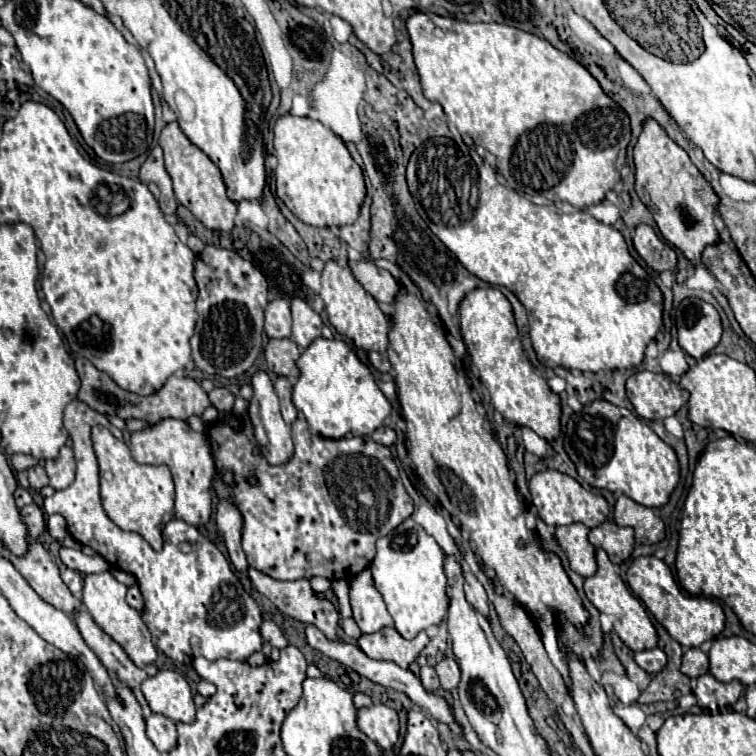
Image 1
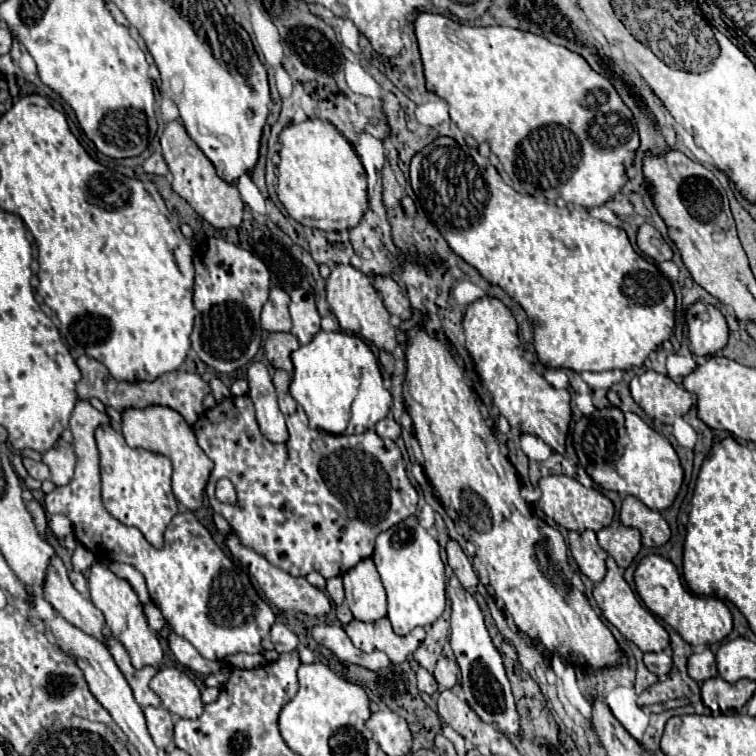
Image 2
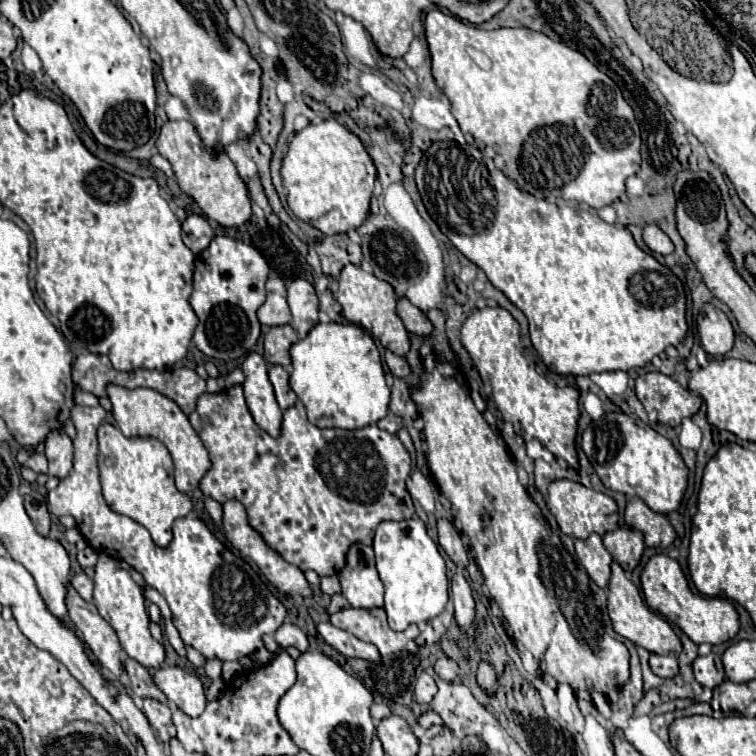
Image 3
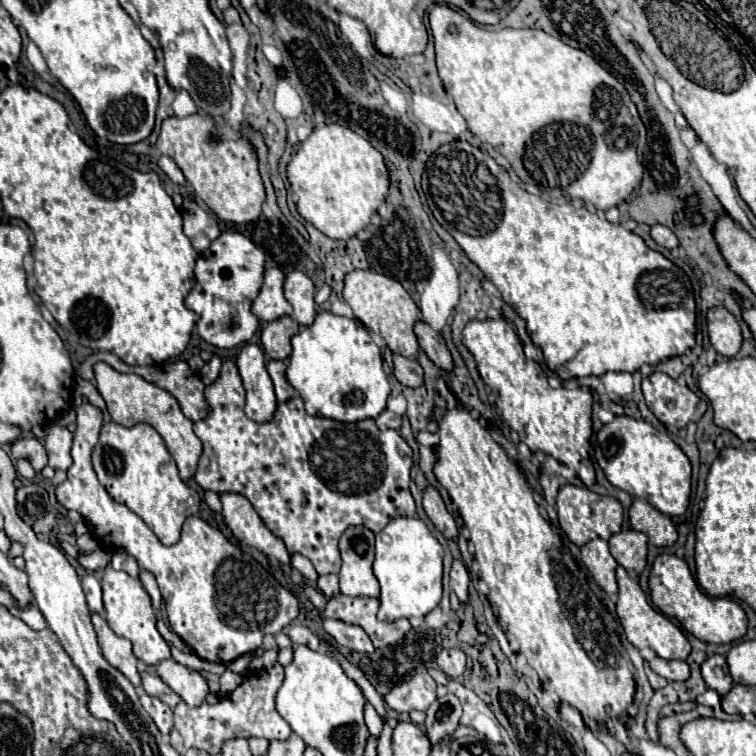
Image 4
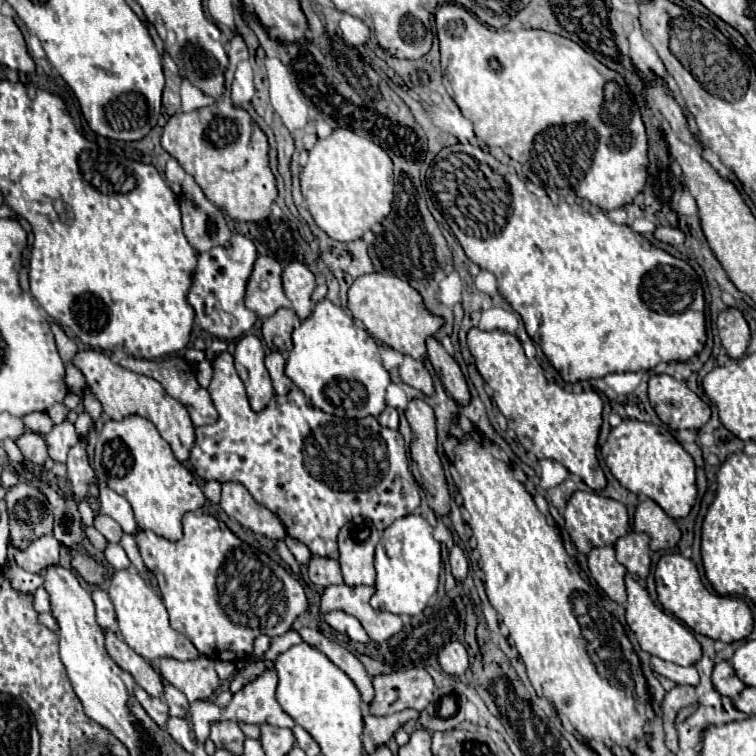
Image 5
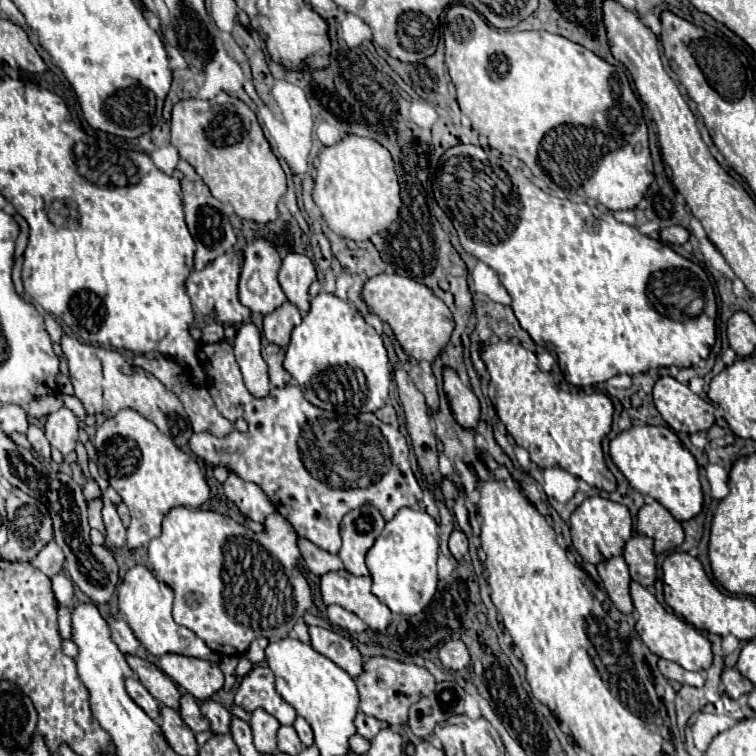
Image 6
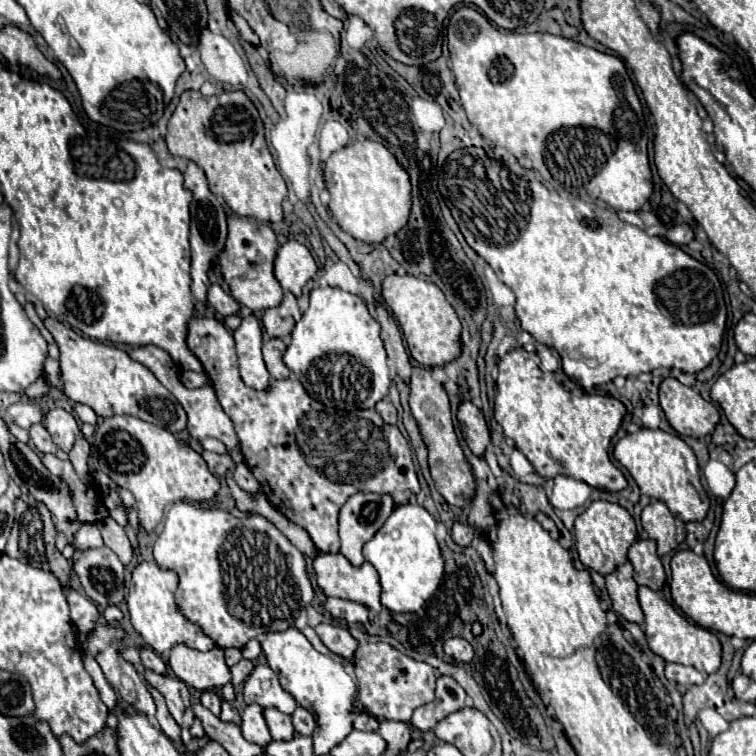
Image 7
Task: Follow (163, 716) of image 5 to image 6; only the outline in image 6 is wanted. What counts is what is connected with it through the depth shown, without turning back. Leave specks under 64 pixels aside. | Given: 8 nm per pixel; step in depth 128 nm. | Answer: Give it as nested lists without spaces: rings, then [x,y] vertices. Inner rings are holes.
[[[128,678],[128,680],[126,680],[126,690],[128,690],[128,696],[130,696],[152,720],[158,720],[158,718],[160,718],[158,700],[156,700],[136,678]]]

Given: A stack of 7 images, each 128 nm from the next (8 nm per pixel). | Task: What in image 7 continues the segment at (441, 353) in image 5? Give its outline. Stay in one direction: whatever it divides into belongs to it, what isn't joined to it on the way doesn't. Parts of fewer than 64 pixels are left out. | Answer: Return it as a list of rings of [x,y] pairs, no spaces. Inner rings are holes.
[[[464,402],[458,408],[458,422],[460,422],[460,430],[468,448],[476,456],[484,458],[486,448],[492,444],[492,438],[490,438],[490,430],[486,426],[482,412],[472,402]]]

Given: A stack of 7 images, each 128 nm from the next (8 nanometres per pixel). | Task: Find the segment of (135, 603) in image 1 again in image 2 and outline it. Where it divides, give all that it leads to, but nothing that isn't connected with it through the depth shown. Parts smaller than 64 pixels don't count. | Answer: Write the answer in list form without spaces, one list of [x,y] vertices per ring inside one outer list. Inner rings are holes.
[[[153,601],[148,602],[148,604],[144,606],[144,614],[146,614],[148,624],[150,624],[152,630],[160,632],[160,630],[164,628],[164,616],[162,616],[160,608],[158,608]]]

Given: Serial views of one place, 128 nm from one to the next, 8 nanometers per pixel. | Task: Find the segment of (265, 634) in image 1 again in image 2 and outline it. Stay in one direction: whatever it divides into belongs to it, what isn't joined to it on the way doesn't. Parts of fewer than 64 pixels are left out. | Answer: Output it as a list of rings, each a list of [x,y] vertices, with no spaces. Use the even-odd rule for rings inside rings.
[[[276,622],[272,626],[270,636],[272,636],[276,652],[280,652],[280,654],[282,652],[292,652],[292,650],[298,648],[298,636],[286,624],[282,624],[282,622]]]

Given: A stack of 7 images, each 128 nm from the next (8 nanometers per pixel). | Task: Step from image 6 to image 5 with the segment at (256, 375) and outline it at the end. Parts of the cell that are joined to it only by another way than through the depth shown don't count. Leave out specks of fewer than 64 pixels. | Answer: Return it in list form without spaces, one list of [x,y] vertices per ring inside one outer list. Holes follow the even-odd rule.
[[[254,334],[242,336],[236,344],[234,360],[236,360],[236,370],[246,386],[252,410],[258,412],[258,410],[266,408],[266,404],[274,396],[274,392],[272,392],[268,370],[264,366],[262,342]]]

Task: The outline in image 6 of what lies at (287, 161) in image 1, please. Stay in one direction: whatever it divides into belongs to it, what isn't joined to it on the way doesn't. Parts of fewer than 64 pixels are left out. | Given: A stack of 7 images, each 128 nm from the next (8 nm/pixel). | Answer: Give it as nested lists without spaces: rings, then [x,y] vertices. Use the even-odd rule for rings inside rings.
[[[354,134],[334,146],[326,146],[318,154],[312,196],[328,226],[348,240],[366,240],[390,228],[402,208],[400,184],[390,152],[380,142]]]

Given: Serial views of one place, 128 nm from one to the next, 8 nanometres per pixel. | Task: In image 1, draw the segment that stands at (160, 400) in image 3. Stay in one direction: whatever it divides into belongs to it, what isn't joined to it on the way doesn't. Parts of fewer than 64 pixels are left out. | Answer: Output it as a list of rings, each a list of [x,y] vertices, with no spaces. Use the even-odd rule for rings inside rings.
[[[164,418],[158,424],[132,432],[130,436],[130,450],[136,462],[140,464],[168,464],[176,484],[176,518],[192,526],[204,526],[212,512],[212,494],[210,484],[216,474],[212,452],[204,434],[194,432],[184,420]]]

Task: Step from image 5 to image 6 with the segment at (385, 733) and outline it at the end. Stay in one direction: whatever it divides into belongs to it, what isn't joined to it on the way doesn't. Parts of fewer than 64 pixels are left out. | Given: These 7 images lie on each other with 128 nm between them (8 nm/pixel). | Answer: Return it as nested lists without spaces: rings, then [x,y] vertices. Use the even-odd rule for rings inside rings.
[[[358,712],[358,714],[356,714],[354,724],[356,724],[356,728],[358,728],[360,736],[364,736],[364,738],[368,738],[368,740],[372,740],[372,738],[382,730],[382,728],[386,728],[386,726],[388,726],[388,724],[380,722],[380,720],[376,720],[376,718],[372,718],[372,716],[368,716],[368,714],[364,714],[364,712]]]

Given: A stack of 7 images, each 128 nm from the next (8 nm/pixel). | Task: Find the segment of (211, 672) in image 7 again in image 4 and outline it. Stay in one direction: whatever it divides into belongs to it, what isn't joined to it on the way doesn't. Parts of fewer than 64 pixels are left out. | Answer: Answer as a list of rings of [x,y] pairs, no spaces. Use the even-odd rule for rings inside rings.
[[[162,660],[156,664],[158,676],[188,704],[188,706],[200,706],[208,696],[208,684],[206,678],[176,660]]]

